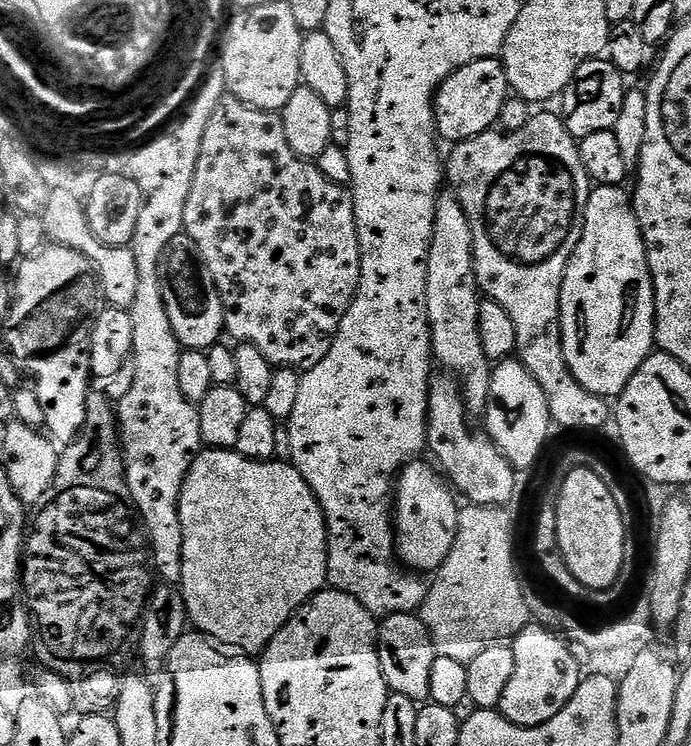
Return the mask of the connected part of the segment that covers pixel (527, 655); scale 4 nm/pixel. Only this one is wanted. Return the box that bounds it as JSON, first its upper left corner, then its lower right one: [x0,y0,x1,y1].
[498,626,582,728]

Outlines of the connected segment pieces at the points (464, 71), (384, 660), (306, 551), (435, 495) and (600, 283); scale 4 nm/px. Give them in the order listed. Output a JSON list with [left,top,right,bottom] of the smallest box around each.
[[434,58,510,142],[378,612,438,702],[178,448,328,654],[394,458,461,574],[560,184,656,398]]

